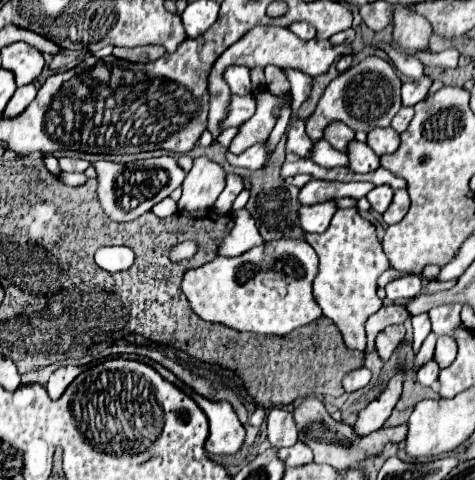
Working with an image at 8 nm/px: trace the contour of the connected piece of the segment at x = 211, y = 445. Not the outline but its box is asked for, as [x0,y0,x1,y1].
[190,392,246,456]

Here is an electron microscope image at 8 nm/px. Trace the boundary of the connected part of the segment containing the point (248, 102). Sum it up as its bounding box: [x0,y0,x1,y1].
[220,96,254,130]

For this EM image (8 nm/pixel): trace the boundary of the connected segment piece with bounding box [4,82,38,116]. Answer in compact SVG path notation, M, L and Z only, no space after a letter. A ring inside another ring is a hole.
M34 82L20 86L20 88L14 92L14 96L10 98L10 102L8 102L6 110L4 110L4 116L18 116L18 114L36 98L36 92L38 92L38 88L36 88Z

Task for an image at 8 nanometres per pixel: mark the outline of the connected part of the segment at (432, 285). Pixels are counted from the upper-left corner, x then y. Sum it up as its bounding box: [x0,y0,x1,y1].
[421,279,458,293]

